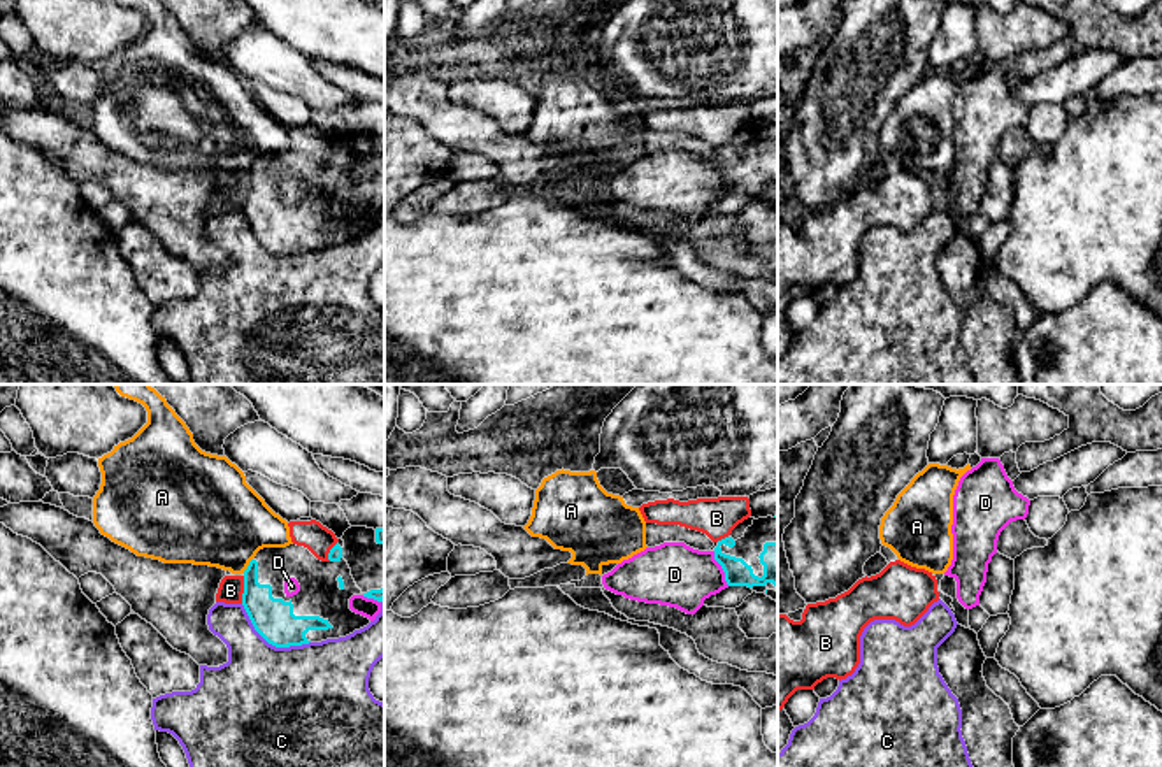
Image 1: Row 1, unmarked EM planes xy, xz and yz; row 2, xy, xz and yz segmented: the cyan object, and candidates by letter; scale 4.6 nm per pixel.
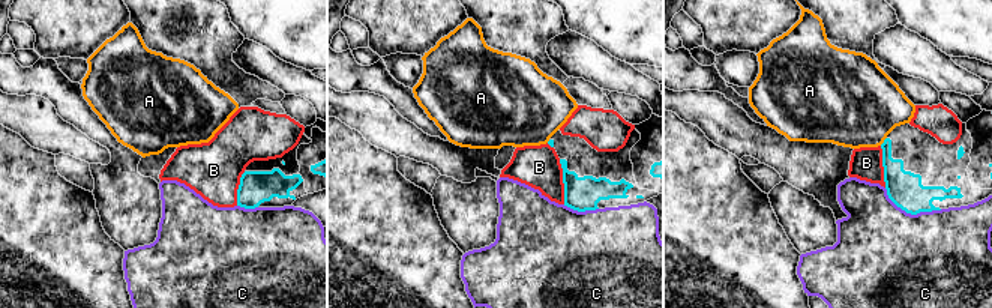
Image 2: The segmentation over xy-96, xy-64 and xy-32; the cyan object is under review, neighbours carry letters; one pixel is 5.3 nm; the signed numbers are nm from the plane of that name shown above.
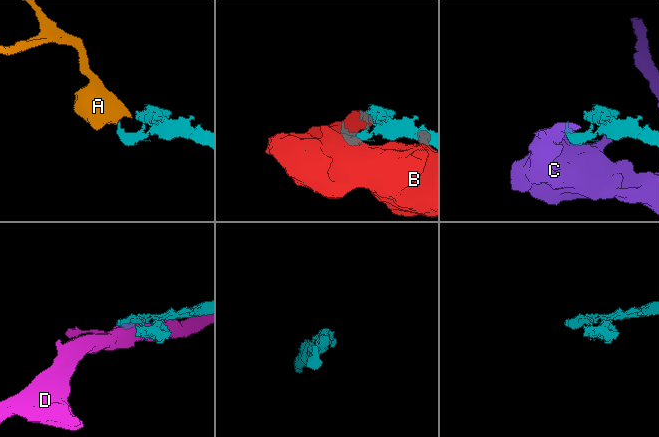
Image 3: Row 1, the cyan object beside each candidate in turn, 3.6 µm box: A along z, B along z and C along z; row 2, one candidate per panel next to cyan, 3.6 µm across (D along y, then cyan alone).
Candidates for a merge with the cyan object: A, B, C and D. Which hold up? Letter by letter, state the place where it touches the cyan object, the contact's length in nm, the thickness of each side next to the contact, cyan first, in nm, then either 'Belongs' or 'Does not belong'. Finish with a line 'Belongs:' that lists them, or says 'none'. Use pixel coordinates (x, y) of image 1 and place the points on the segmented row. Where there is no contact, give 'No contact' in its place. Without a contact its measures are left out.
A: Touches cyan at xy (248, 566). Shared border 80 nm. Thickness 170 nm (cyan) against 420 nm. Does not belong
B: Touches cyan at xy (244, 590). Shared border 130 nm. Thickness 190 nm (cyan) against 120 nm. Does not belong
C: Touches cyan at xy (271, 643). Shared border 360 nm. Thickness 190 nm (cyan) against 480 nm. Does not belong
D: Touches cyan at xz (722, 567). Shared border 180 nm. Thickness 130 nm (cyan) against 300 nm. Does not belong
Belongs: none

